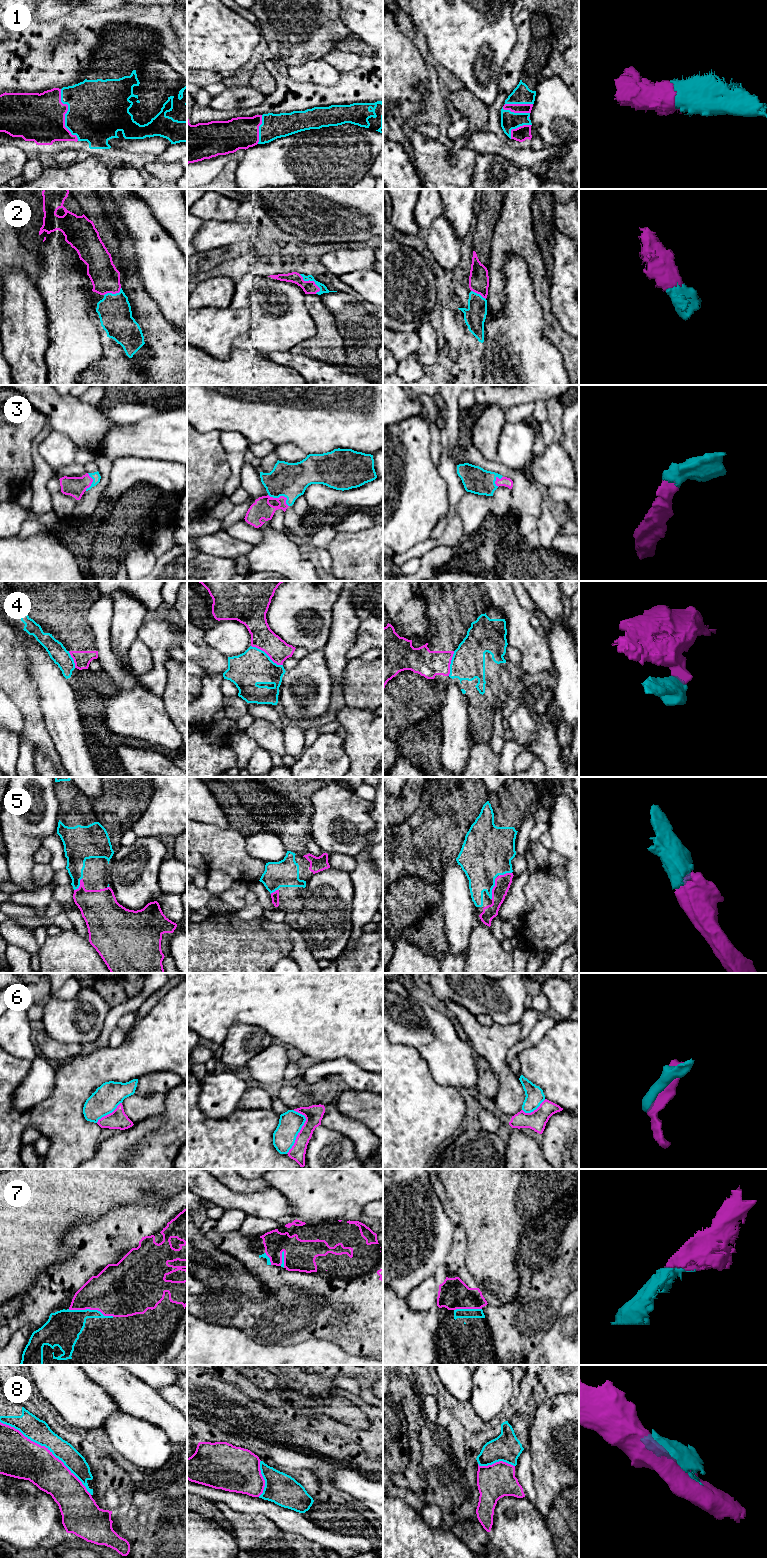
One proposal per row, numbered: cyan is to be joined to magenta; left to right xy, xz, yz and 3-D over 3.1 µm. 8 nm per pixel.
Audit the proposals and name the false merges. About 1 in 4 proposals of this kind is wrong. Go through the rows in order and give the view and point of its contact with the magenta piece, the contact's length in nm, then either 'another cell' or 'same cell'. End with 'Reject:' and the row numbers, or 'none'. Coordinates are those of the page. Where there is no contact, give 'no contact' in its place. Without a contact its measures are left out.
1: xy (64, 115) | 440 nm | same cell
2: xz (309, 280) | 220 nm | same cell
3: xz (281, 496) | 190 nm | same cell
4: xz (267, 654) | 300 nm | another cell
5: yz (492, 889) | 170 nm | same cell
6: xz (300, 1130) | 360 nm | another cell
7: xy (91, 1309) | 380 nm | same cell
8: xy (47, 1448) | 950 nm | another cell
Reject: 4, 6, 8

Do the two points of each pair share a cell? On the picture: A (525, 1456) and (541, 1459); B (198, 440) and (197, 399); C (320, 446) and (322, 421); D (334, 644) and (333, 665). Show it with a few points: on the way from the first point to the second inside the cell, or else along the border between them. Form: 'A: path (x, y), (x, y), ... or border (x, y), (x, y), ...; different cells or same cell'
A: border (528, 1448), (531, 1454), (531, 1472), (534, 1480); different cells
B: border (197, 429), (202, 432), (220, 431); different cells
C: path (320, 440), (320, 427); same cell
D: path (334, 649), (334, 660); same cell

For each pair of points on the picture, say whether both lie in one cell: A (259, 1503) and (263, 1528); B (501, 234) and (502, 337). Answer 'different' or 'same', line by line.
A: different
B: different

